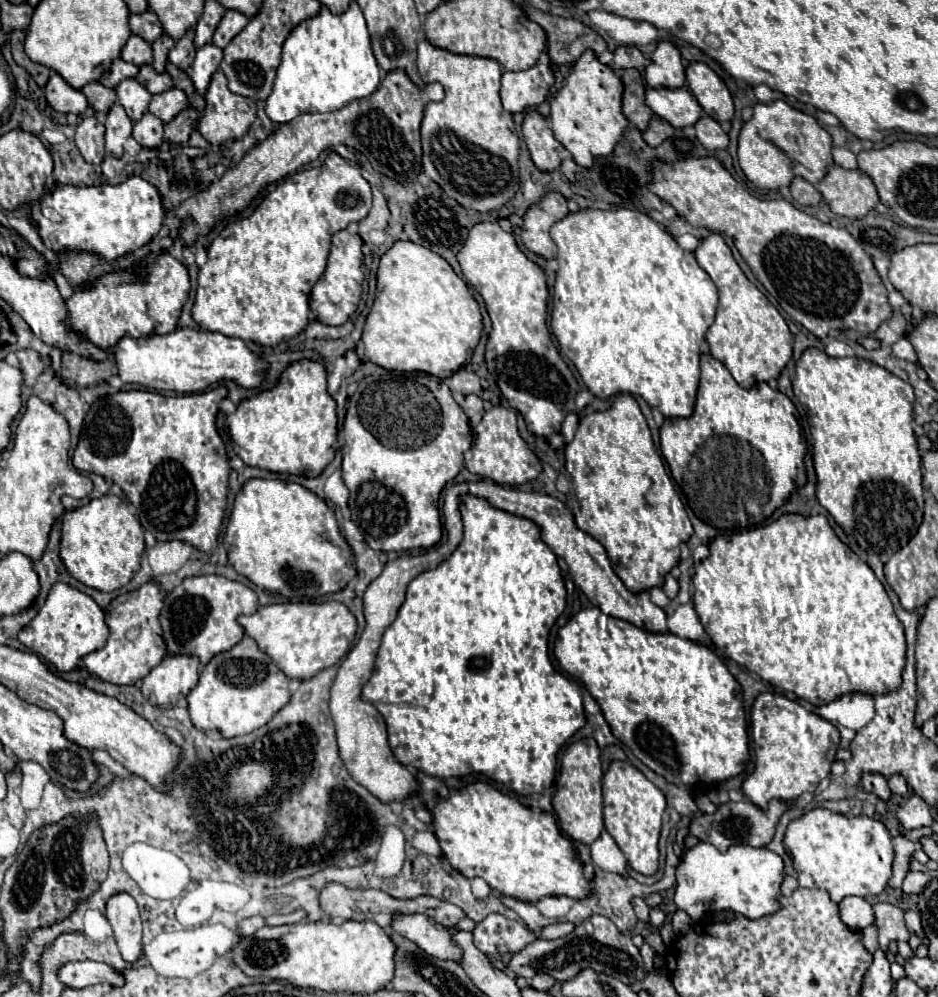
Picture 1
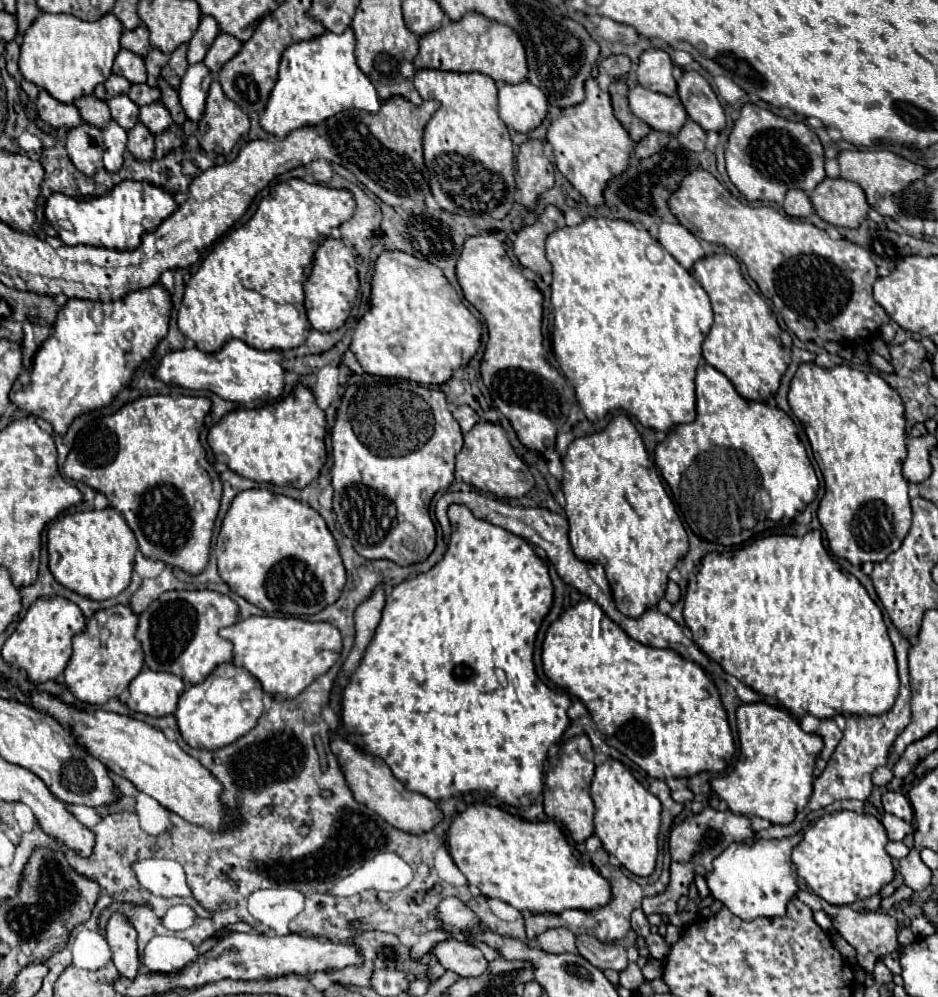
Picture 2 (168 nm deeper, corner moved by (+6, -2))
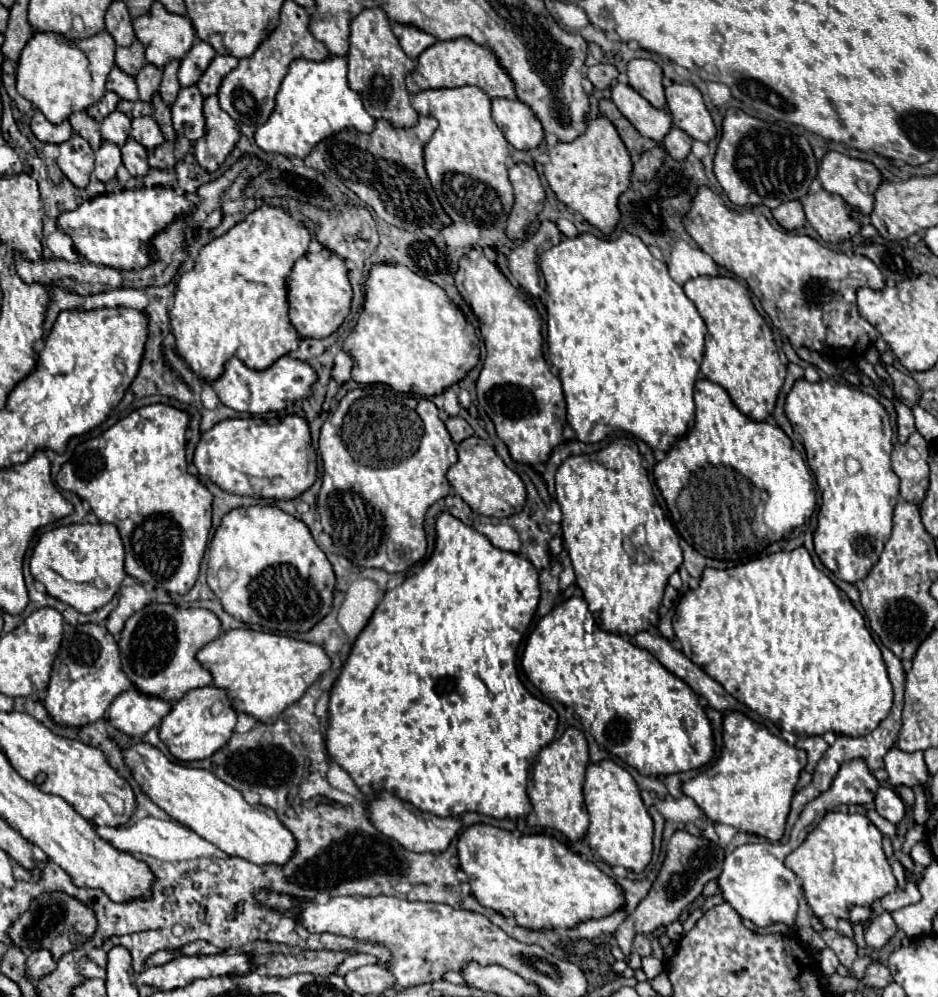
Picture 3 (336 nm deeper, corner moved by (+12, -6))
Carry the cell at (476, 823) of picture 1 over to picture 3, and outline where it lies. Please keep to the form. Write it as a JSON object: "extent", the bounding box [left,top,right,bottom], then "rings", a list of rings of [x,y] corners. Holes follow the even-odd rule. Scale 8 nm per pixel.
{"extent":[457,824,625,930],"rings":[[[473,824],[469,826],[457,840],[457,858],[459,858],[459,866],[461,870],[467,874],[467,882],[471,886],[471,892],[473,896],[487,908],[493,908],[495,912],[503,914],[505,918],[515,918],[519,926],[525,926],[525,928],[533,928],[533,930],[541,930],[541,928],[571,928],[583,920],[589,920],[589,918],[601,918],[601,916],[609,916],[613,912],[617,912],[623,902],[625,902],[625,896],[623,896],[623,890],[617,888],[617,882],[613,878],[609,878],[607,874],[603,874],[593,862],[583,862],[573,850],[565,848],[561,842],[557,842],[553,836],[549,834],[523,834],[519,838],[515,838],[511,832],[503,830],[503,828],[495,828],[491,824]]]}

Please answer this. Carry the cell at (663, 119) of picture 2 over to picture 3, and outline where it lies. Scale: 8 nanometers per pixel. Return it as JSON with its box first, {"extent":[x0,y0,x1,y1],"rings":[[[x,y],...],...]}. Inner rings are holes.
{"extent":[611,84,673,142],"rings":[[[615,84],[611,90],[611,100],[643,136],[655,142],[661,142],[673,126],[673,116],[669,110],[653,108],[629,84]]]}

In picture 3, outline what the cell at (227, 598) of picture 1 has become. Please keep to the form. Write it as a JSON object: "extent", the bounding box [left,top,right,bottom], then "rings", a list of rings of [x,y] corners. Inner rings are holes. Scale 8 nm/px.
{"extent":[119,604,221,704],"rings":[[[149,604],[127,618],[119,648],[123,672],[137,690],[175,704],[185,692],[213,682],[197,664],[197,652],[221,634],[219,618],[207,608],[179,608],[175,604]]]}

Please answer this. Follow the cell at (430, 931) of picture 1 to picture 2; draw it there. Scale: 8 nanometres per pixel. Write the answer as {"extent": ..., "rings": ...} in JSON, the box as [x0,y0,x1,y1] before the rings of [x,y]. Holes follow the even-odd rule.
{"extent":[433,938,489,978],"rings":[[[455,938],[435,944],[433,950],[435,950],[435,958],[447,970],[453,970],[459,976],[475,978],[475,976],[481,976],[489,966],[489,962],[485,960],[479,948],[465,942],[457,942]]]}

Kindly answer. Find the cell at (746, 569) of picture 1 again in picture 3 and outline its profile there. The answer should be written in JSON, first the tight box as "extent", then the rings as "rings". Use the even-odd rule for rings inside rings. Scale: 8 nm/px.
{"extent":[673,546,893,736],"rings":[[[799,546],[791,552],[775,552],[775,554],[769,554],[769,556],[763,556],[763,558],[755,558],[755,560],[749,560],[741,566],[727,568],[727,570],[705,568],[699,586],[695,590],[689,590],[689,594],[685,594],[681,598],[681,602],[677,604],[675,618],[673,618],[673,628],[675,628],[677,640],[681,642],[681,652],[691,662],[699,664],[733,698],[737,698],[739,702],[743,702],[745,706],[755,710],[761,718],[771,720],[781,730],[795,732],[799,736],[805,736],[805,734],[813,736],[813,734],[825,734],[825,732],[847,734],[847,736],[865,736],[873,728],[877,728],[879,722],[885,720],[885,716],[889,716],[889,712],[891,712],[891,704],[893,704],[891,682],[889,682],[889,676],[887,676],[887,668],[885,668],[881,650],[875,644],[875,640],[873,640],[873,636],[871,636],[871,632],[865,624],[865,618],[853,606],[849,596],[845,596],[845,600],[843,600],[841,590],[829,580],[829,576],[825,572],[821,572],[819,568],[815,568],[815,564],[811,560],[811,554],[807,552],[805,546]]]}

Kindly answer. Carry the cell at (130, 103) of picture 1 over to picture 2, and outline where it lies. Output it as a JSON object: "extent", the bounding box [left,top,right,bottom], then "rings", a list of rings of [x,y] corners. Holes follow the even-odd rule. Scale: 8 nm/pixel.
{"extent":[107,96,139,130],"rings":[[[115,96],[107,102],[107,106],[111,108],[111,118],[125,130],[131,130],[137,124],[137,116],[139,116],[139,108],[137,104],[131,104],[129,96]]]}

